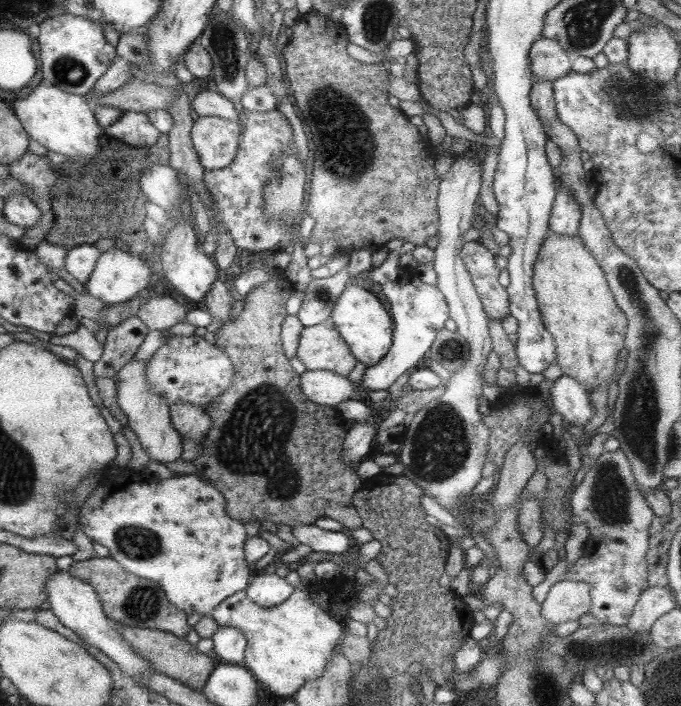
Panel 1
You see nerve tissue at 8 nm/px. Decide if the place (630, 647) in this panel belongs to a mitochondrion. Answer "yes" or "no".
yes

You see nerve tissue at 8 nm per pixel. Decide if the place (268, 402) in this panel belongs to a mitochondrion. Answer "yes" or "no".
yes

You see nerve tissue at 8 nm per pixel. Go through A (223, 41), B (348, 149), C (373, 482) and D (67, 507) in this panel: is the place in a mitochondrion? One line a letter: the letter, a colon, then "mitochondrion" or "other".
A: mitochondrion
B: mitochondrion
C: other
D: other

